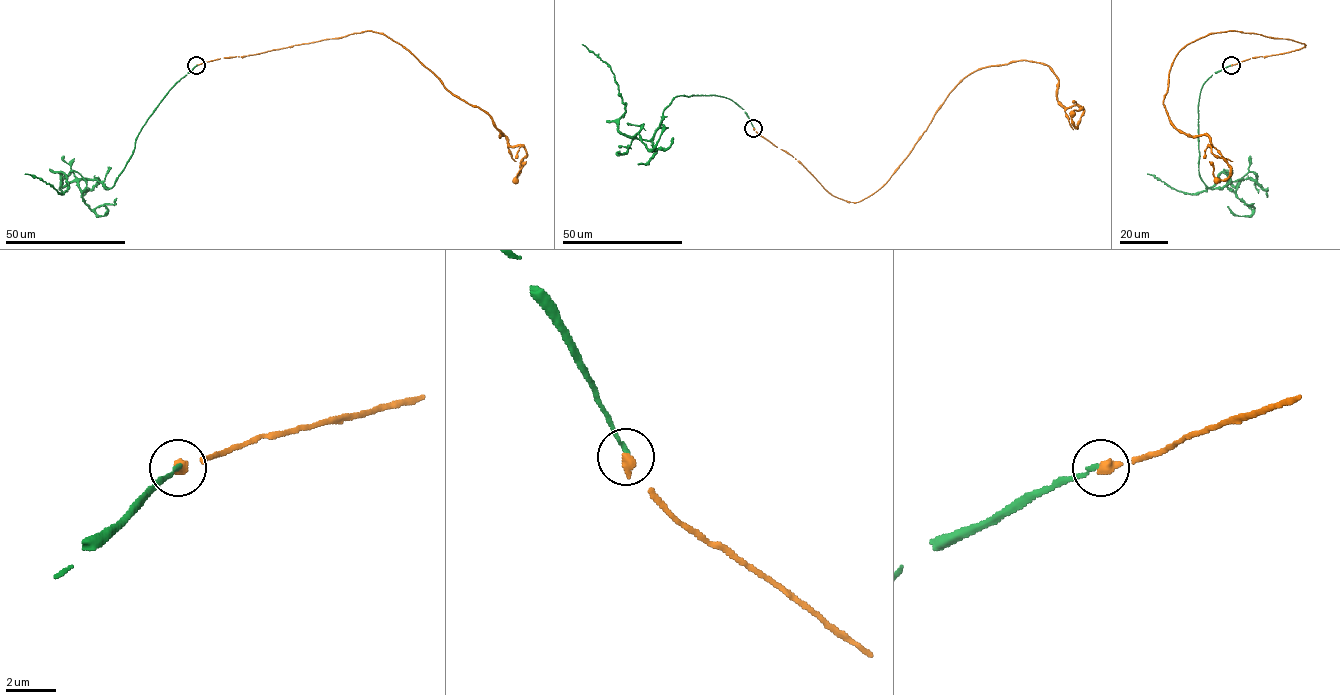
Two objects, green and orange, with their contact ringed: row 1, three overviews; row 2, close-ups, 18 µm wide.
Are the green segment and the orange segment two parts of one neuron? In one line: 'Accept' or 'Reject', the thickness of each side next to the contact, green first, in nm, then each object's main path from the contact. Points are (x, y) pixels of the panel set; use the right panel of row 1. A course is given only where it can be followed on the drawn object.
Accept. Thickness 150 nm (green) against 380 nm. Course of green: (1231, 65), (1200, 92), (1199, 175), (1211, 189), (1243, 179), (1222, 173), (1186, 193), (1147, 173). Course of orange: (1231, 65), (1305, 45), (1229, 31), (1178, 52), (1163, 103), (1230, 175), (1209, 161)

